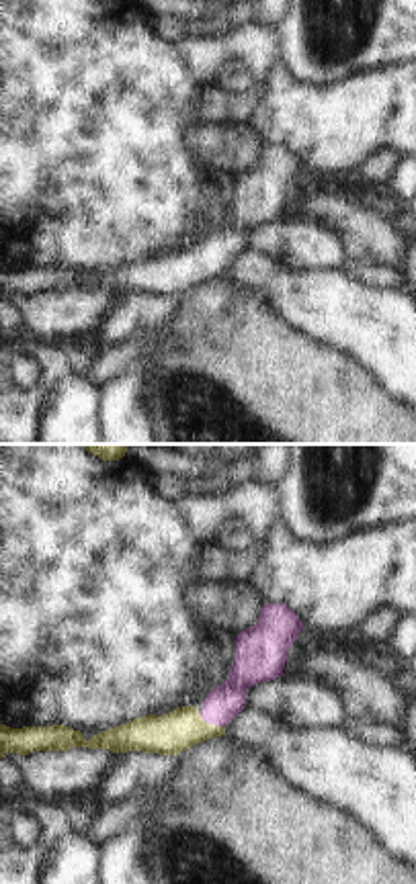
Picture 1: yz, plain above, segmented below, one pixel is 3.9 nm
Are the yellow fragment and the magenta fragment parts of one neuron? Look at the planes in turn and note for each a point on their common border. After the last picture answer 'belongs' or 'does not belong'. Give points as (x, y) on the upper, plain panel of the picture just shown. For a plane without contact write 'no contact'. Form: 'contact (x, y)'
contact (212, 267)

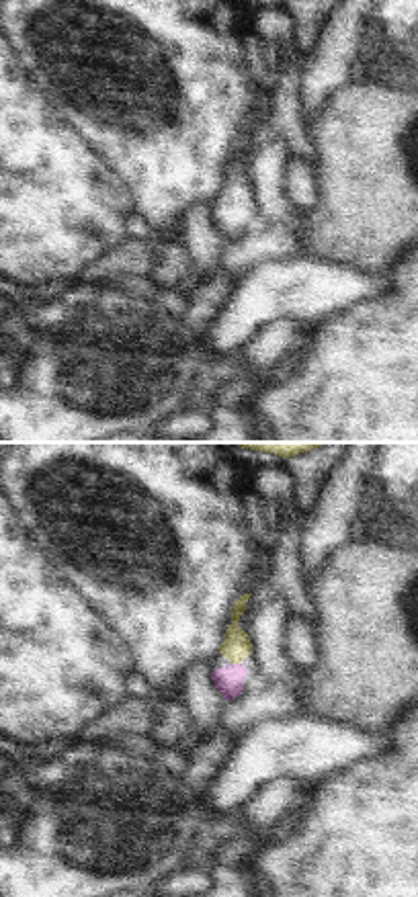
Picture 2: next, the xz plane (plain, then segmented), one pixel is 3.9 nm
contact (236, 203)

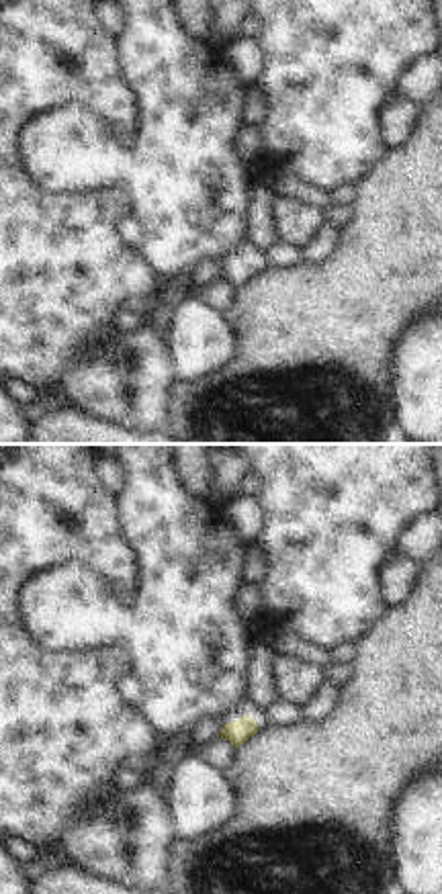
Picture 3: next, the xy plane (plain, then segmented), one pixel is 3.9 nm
no contact

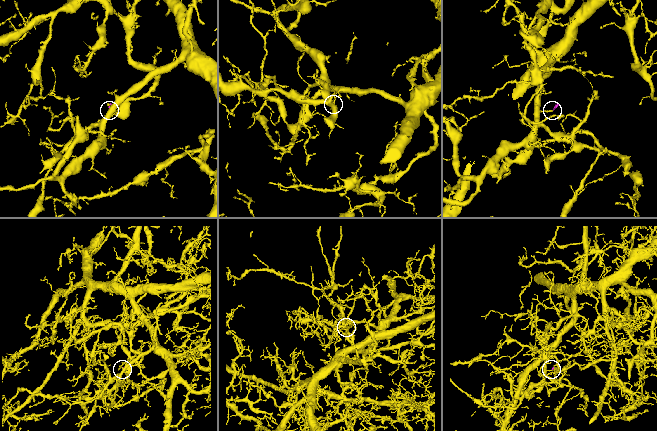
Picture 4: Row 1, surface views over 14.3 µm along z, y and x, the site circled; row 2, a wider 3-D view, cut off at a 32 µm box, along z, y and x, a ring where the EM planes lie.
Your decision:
belongs

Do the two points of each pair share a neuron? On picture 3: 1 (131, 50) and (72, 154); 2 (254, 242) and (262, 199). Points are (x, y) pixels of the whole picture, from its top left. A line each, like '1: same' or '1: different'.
1: same
2: same

